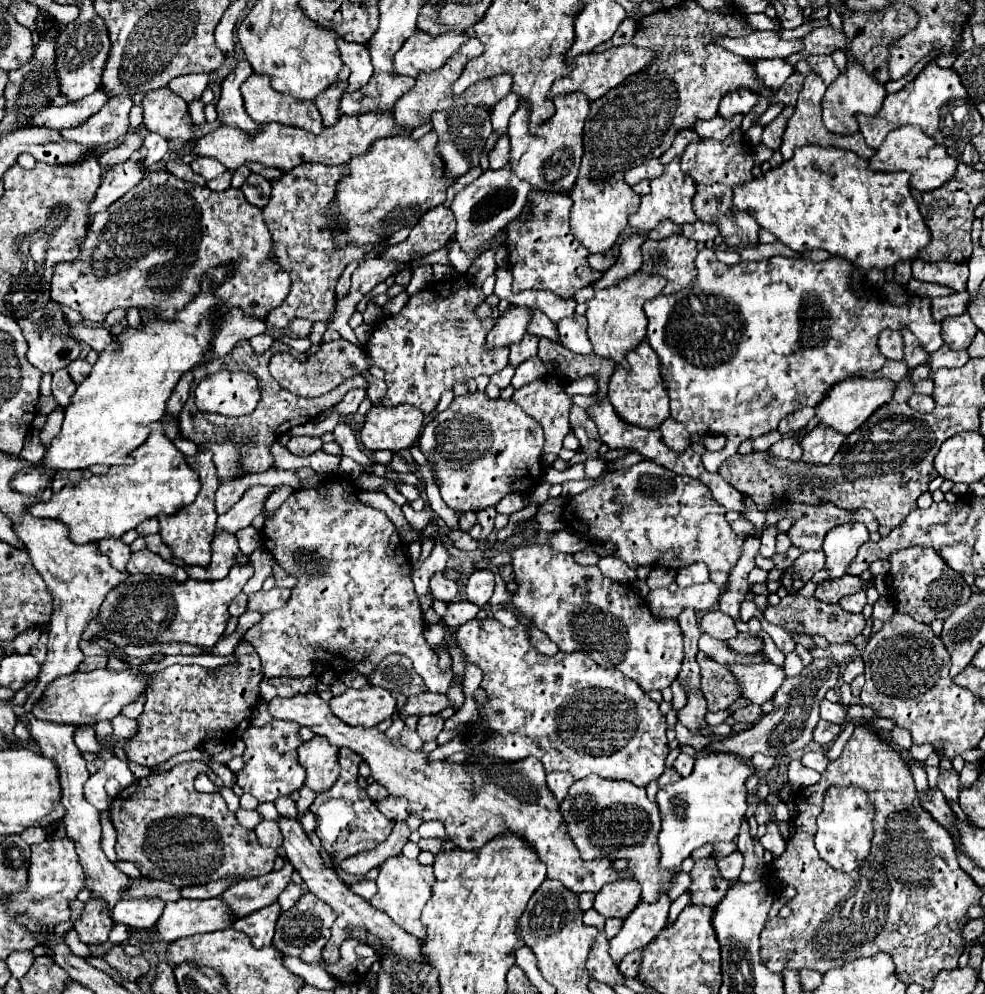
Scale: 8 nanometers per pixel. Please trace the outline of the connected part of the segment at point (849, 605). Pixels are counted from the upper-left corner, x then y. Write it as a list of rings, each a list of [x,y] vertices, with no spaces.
[[[859,590],[851,596],[843,596],[843,600],[839,600],[841,608],[845,608],[847,612],[861,612],[863,606],[867,602],[867,596],[865,596],[865,590]]]

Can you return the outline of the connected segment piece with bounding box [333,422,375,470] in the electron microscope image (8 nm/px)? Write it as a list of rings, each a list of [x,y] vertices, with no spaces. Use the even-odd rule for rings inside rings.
[[[339,422],[337,426],[335,426],[335,430],[333,430],[333,436],[335,436],[335,442],[341,446],[341,450],[343,450],[343,456],[349,456],[349,458],[353,458],[359,466],[363,466],[365,470],[371,470],[373,468],[373,460],[367,456],[367,454],[363,454],[363,450],[359,450],[359,444],[357,444],[357,438],[355,438],[355,434],[353,434],[353,430],[349,428],[349,424],[345,424],[345,422]]]

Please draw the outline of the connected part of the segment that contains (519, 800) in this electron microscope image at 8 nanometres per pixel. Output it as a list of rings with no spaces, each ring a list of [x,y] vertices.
[[[313,692],[291,698],[275,698],[269,702],[269,712],[277,720],[291,720],[301,726],[309,726],[315,734],[325,736],[329,744],[337,748],[351,748],[369,764],[375,782],[385,786],[391,796],[407,798],[411,814],[417,814],[423,820],[443,822],[446,836],[420,839],[418,846],[421,850],[437,854],[442,851],[442,843],[446,840],[453,840],[461,850],[477,850],[495,836],[513,832],[519,834],[535,850],[539,860],[547,864],[547,878],[561,880],[571,892],[595,894],[603,888],[603,884],[631,876],[627,870],[615,874],[611,860],[607,858],[587,862],[579,858],[579,850],[575,844],[571,844],[571,840],[567,840],[567,832],[563,832],[559,802],[551,796],[551,792],[547,792],[545,768],[533,756],[513,764],[485,756],[481,756],[477,762],[469,760],[465,764],[427,762],[425,752],[409,752],[403,744],[393,744],[387,740],[377,728],[351,728],[343,724],[331,714],[329,704]]]

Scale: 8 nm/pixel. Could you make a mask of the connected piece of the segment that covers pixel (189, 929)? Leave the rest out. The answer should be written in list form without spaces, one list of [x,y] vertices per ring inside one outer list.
[[[181,898],[177,902],[165,902],[163,914],[159,916],[155,930],[159,932],[161,940],[173,942],[193,934],[223,930],[231,926],[233,920],[235,916],[231,916],[229,908],[219,898],[209,900]]]

